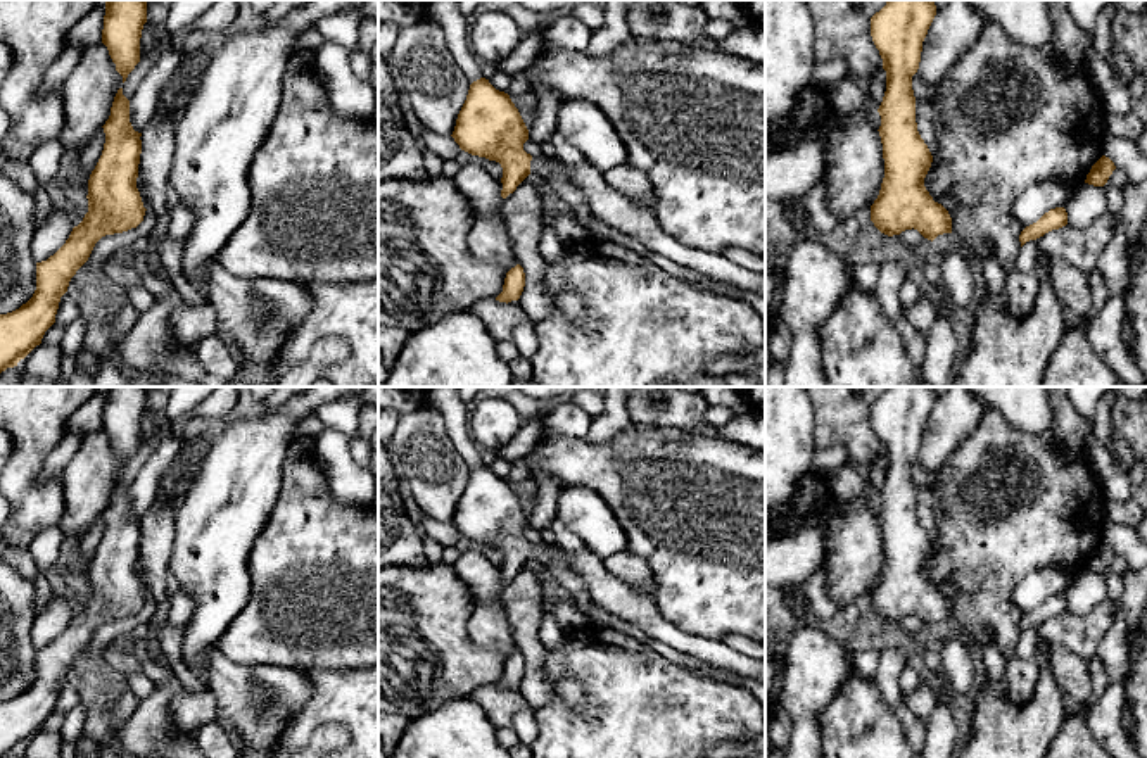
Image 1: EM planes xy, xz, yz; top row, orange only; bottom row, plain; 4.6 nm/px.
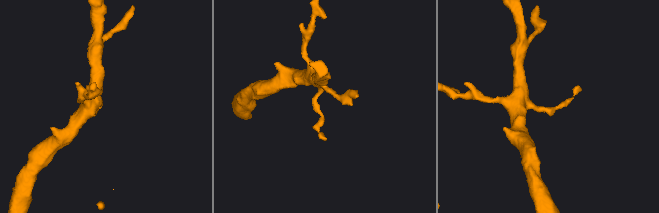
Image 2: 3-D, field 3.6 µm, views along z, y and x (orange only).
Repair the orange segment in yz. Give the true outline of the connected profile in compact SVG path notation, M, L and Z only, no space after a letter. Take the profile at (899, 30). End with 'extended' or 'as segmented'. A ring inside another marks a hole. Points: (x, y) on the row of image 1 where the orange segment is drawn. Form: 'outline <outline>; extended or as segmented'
outline M888 0L871 17L871 36L886 71L886 92L878 109L881 116L878 131L883 143L884 178L879 195L871 205L871 221L888 237L914 228L931 242L938 235L952 233L952 218L941 204L933 200L924 186L933 155L917 131L912 76L919 69L922 41L935 16L936 5L933 0Z; as segmented

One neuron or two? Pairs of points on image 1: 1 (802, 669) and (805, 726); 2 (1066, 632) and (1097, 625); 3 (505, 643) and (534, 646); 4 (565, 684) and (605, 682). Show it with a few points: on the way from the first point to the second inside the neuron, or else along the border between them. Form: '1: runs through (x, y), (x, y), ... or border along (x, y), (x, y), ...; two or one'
1: runs through (805, 682), (805, 712); one
2: runs through (1073, 632), (1090, 629); one
3: border along (503, 606), (519, 650); two
4: border along (562, 674), (569, 674), (584, 689), (595, 722); two

